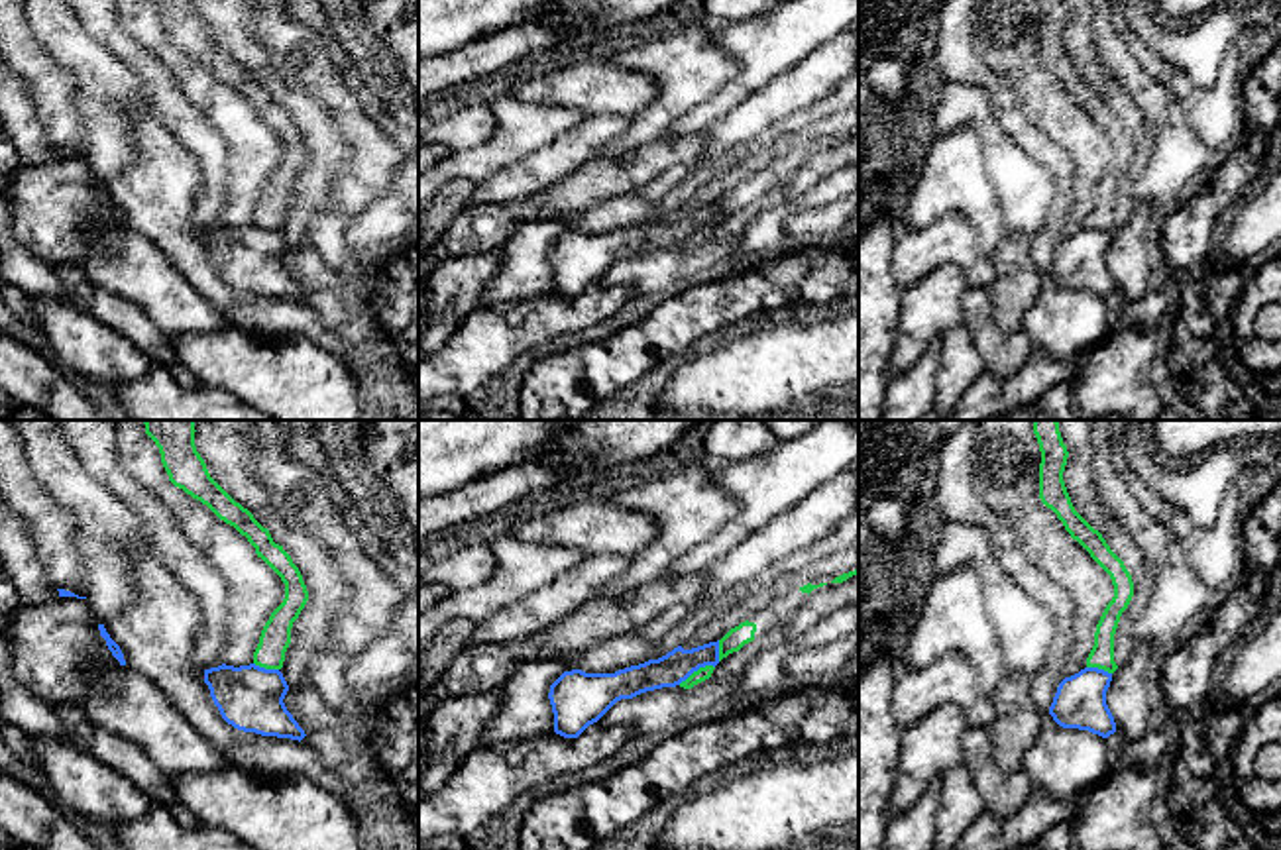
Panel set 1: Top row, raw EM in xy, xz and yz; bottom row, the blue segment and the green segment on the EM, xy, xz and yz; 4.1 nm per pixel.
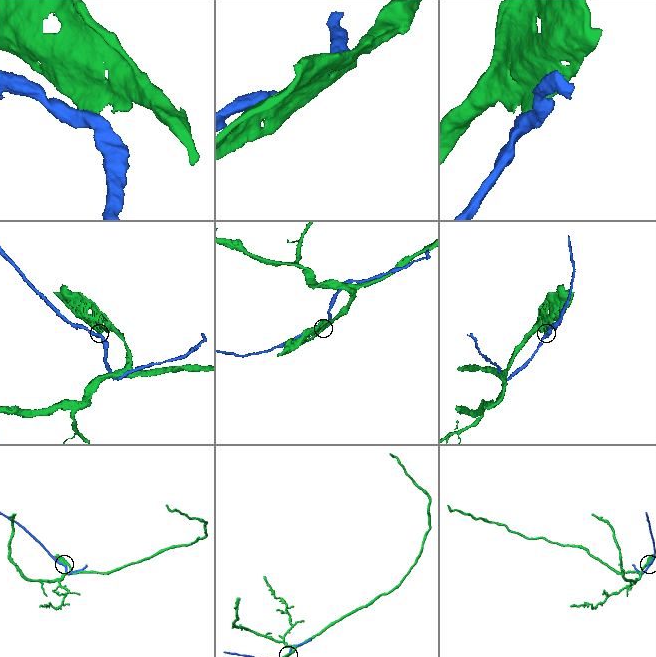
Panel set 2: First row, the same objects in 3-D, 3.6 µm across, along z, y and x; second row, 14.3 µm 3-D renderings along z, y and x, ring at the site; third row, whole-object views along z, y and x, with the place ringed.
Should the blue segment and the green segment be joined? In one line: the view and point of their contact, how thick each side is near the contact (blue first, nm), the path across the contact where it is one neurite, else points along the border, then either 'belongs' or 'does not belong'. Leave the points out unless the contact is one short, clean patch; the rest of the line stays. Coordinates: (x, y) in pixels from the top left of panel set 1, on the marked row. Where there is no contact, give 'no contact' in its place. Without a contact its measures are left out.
xz (696, 670) | 140/60 nm | along xz (714, 666), (702, 666), (678, 684) | does not belong

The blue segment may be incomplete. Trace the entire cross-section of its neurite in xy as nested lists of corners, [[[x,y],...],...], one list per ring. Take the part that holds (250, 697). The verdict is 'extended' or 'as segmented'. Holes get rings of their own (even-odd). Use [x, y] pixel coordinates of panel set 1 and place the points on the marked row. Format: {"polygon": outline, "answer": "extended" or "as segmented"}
{"polygon": [[[222,664],[204,669],[204,683],[222,718],[234,728],[299,742],[306,736],[283,703],[289,685],[279,669]]], "answer": "as segmented"}

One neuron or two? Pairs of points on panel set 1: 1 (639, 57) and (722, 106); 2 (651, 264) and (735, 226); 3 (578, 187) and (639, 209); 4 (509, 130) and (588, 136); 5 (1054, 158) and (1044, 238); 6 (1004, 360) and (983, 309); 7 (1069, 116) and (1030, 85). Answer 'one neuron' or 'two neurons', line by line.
1: two neurons
2: two neurons
3: two neurons
4: two neurons
5: one neuron
6: one neuron
7: one neuron

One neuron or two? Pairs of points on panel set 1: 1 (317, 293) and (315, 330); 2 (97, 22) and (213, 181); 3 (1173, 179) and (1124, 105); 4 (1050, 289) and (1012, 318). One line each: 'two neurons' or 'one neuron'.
1: two neurons
2: one neuron
3: two neurons
4: two neurons

